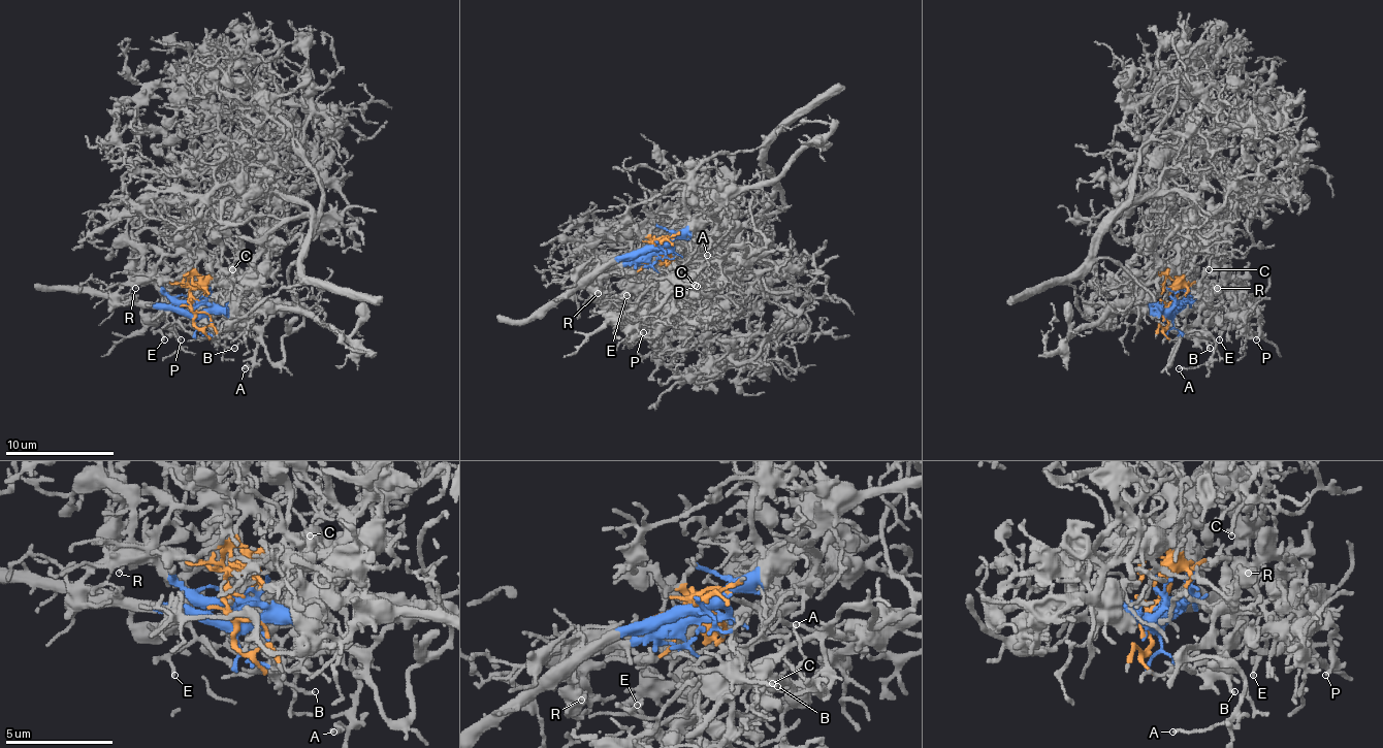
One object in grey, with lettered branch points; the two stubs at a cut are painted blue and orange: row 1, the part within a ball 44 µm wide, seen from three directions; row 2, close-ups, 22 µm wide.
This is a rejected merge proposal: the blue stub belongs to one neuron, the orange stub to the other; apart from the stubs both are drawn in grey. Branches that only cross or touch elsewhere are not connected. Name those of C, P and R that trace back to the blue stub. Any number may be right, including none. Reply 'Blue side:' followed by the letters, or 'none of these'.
Blue side: none of these

